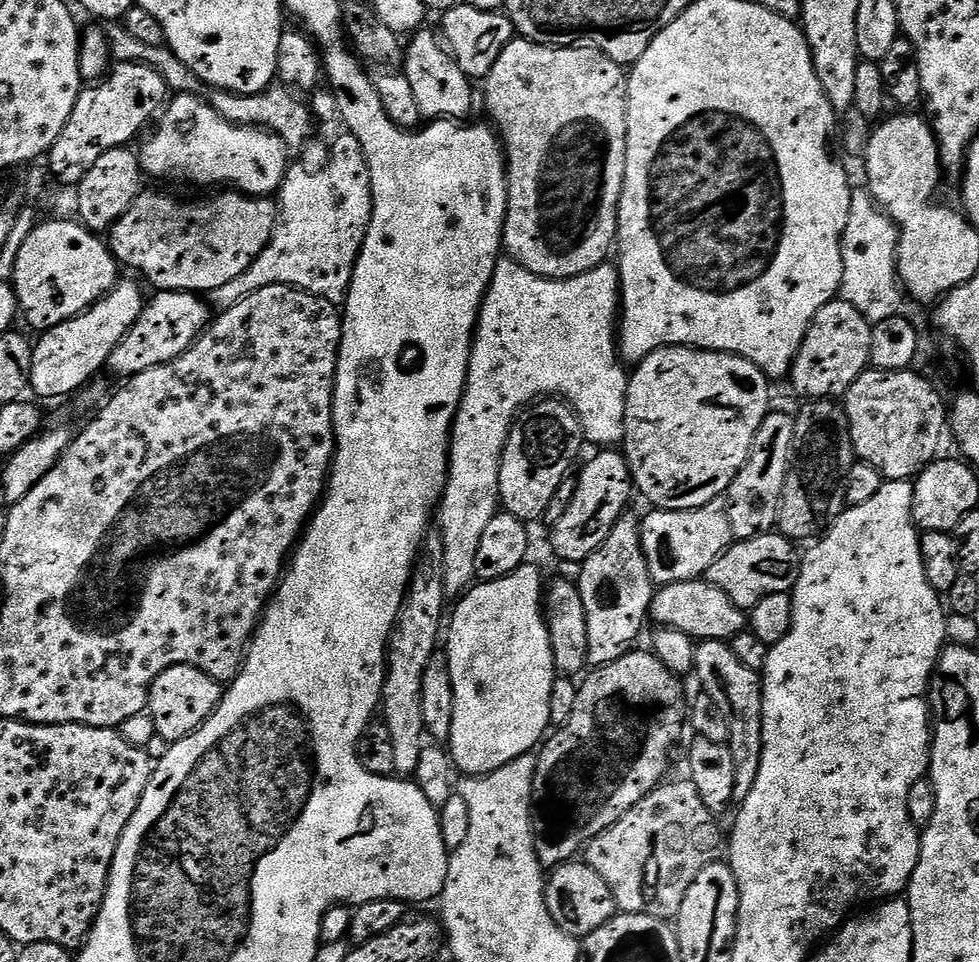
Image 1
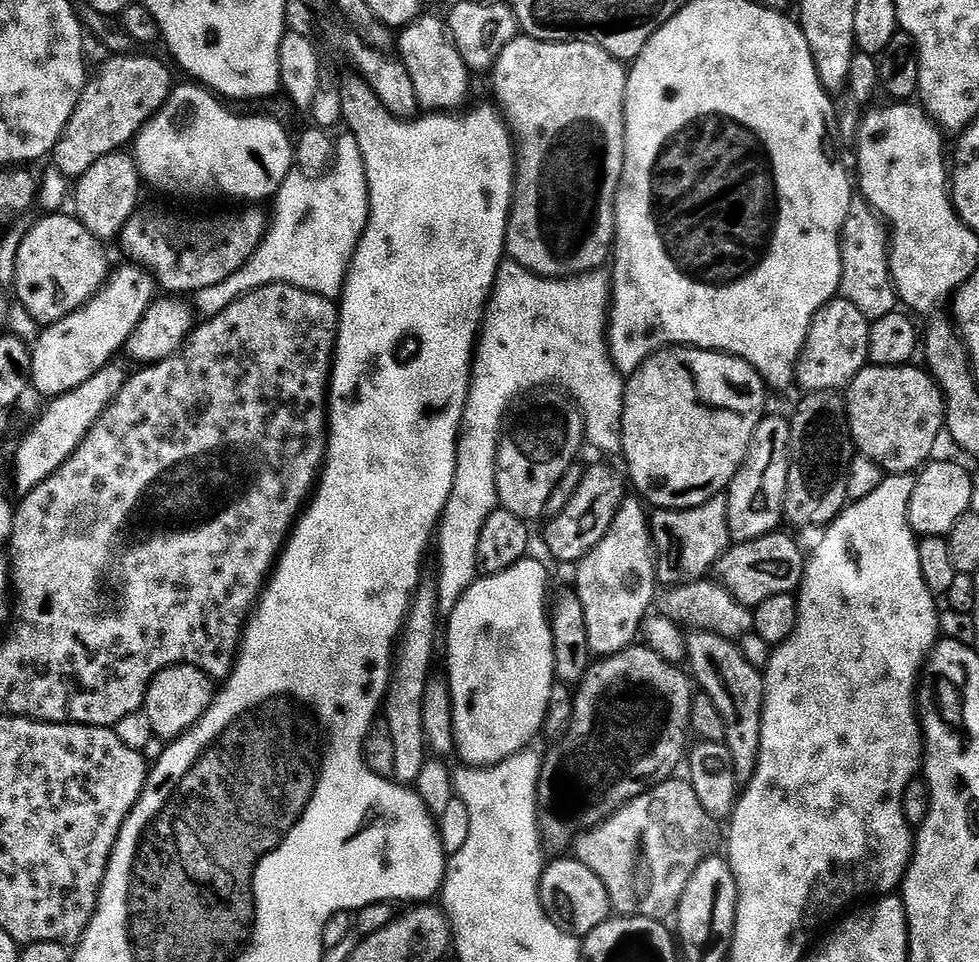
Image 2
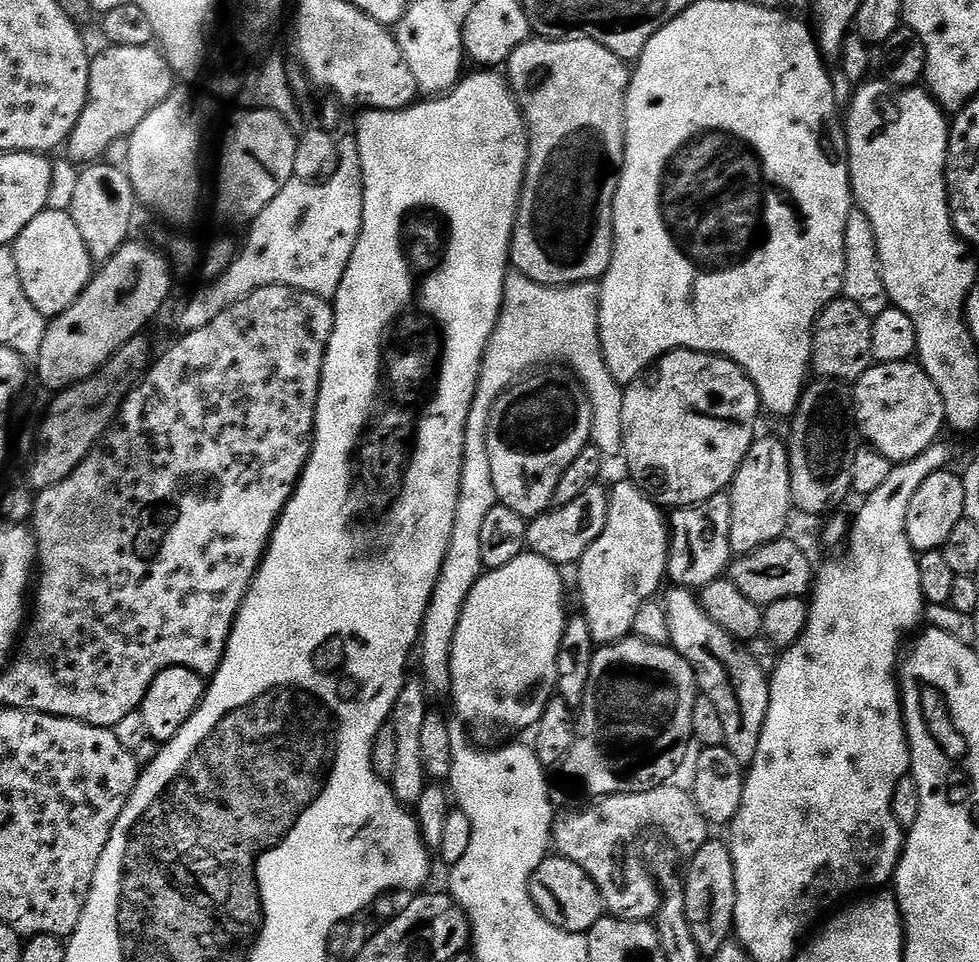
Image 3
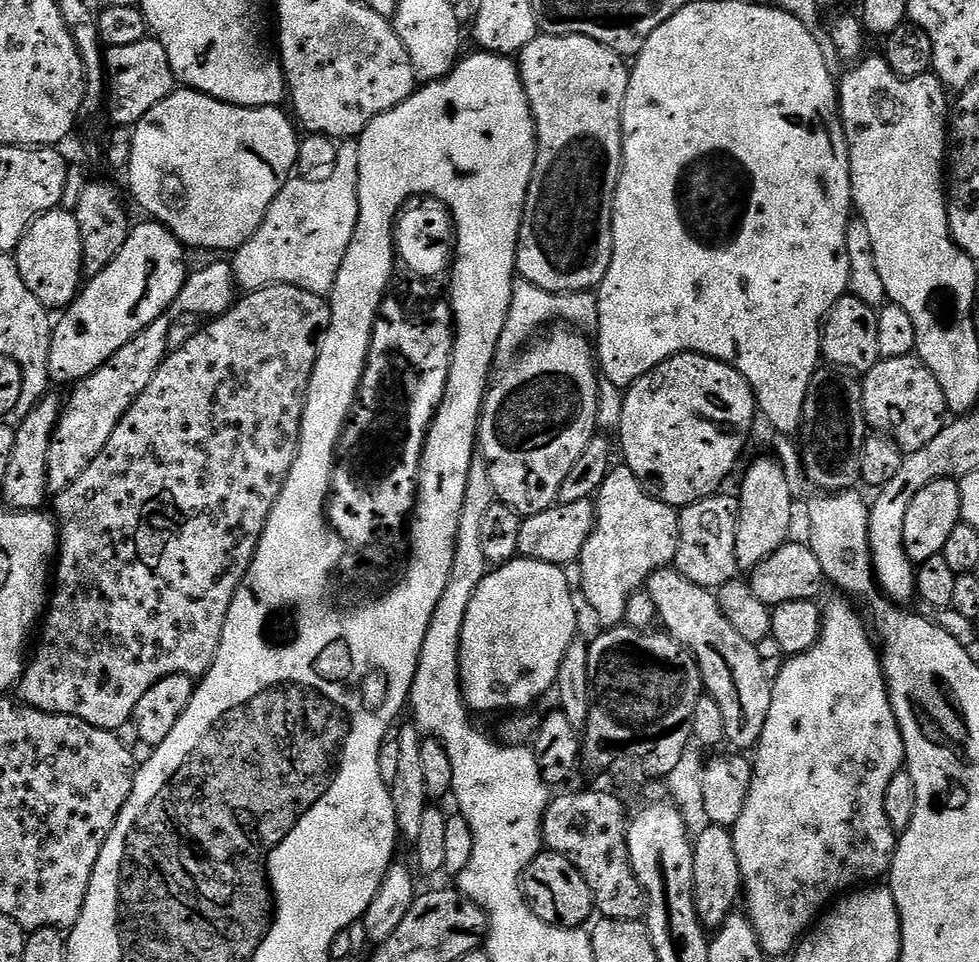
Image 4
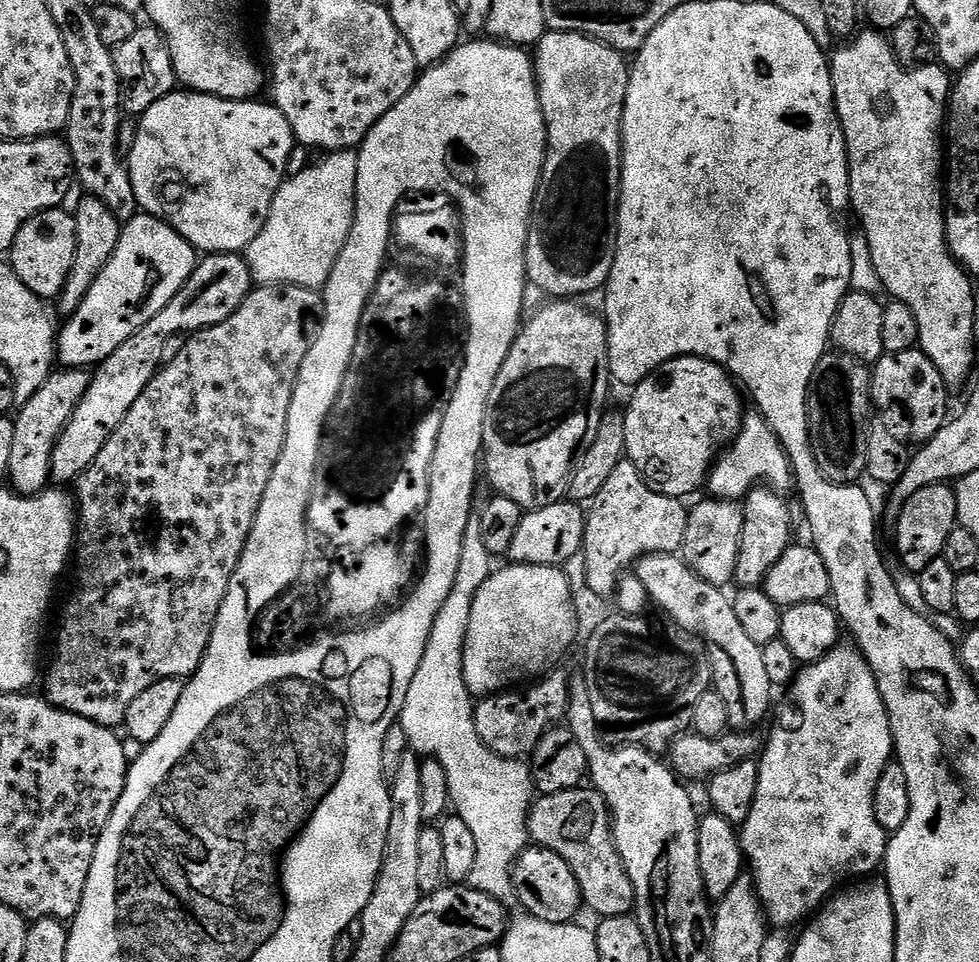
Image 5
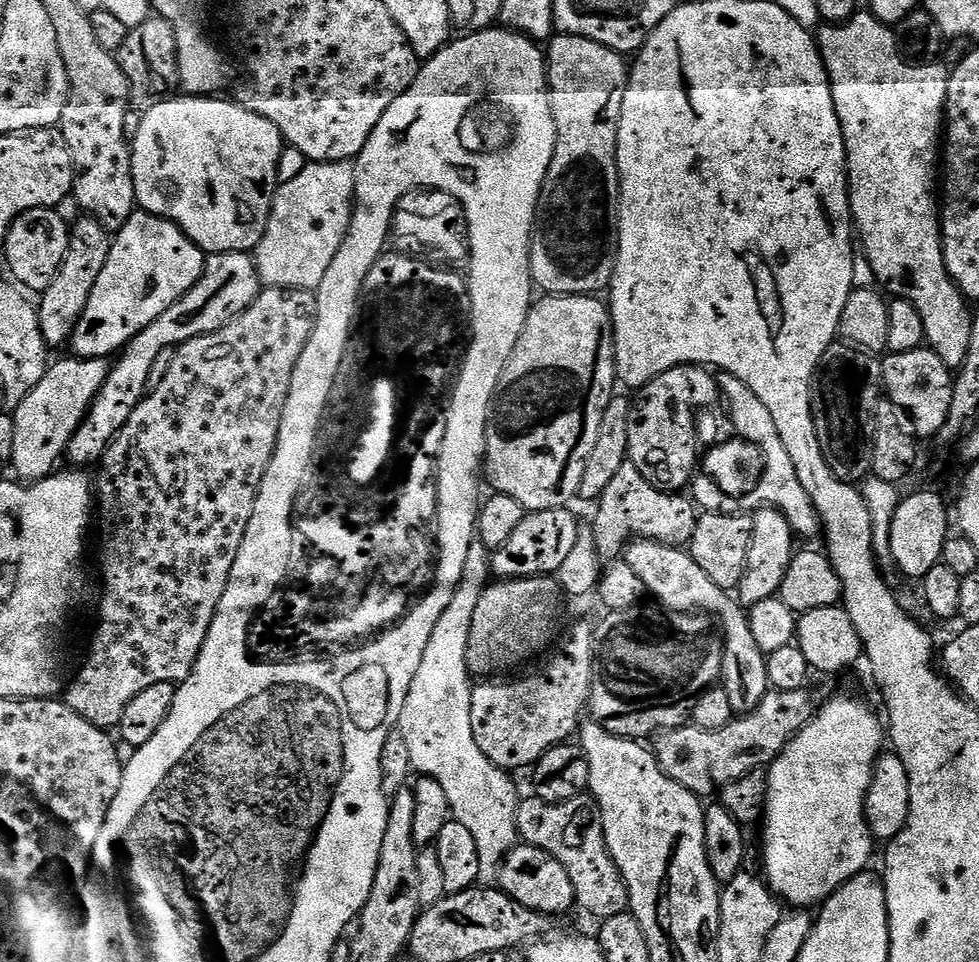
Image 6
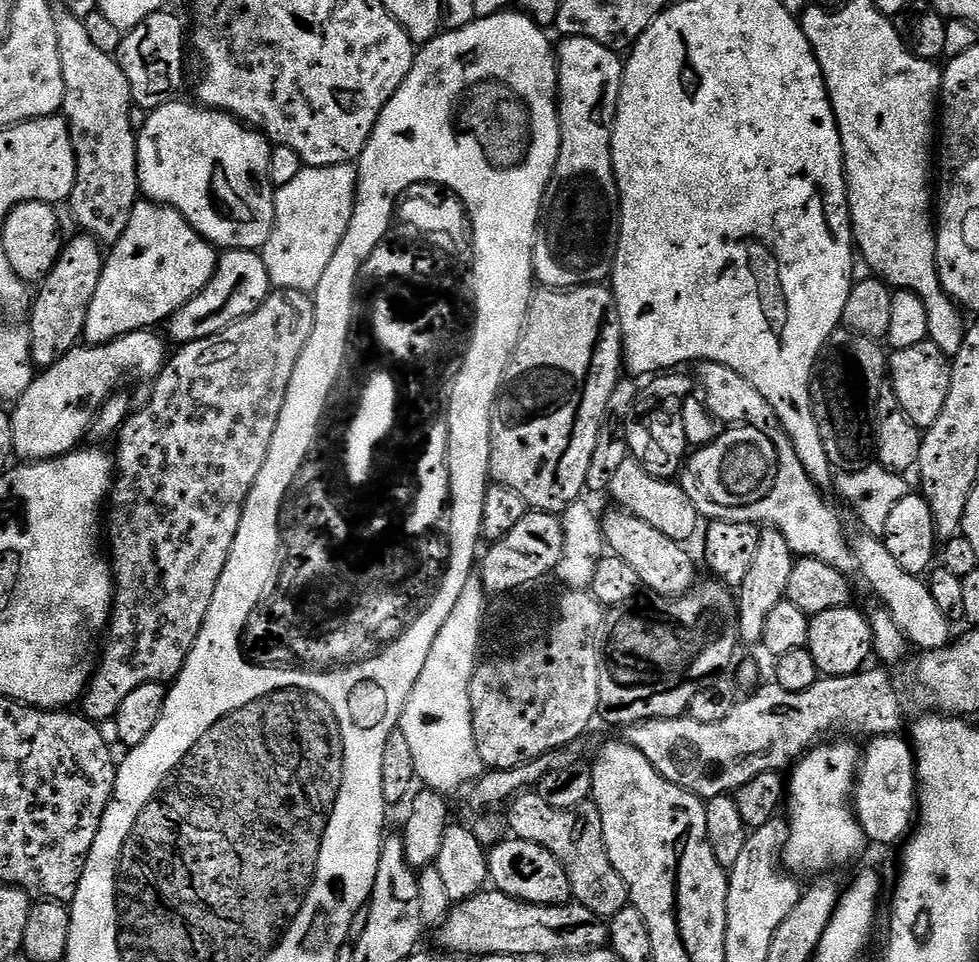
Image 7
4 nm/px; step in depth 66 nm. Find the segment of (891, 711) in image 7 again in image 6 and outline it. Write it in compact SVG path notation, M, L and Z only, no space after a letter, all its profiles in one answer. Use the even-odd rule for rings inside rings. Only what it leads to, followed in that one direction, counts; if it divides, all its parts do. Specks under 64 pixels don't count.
M769 690L755 710L741 715L739 718L733 718L726 726L722 726L722 730L702 730L695 726L685 726L661 731L654 740L656 761L660 763L667 776L674 778L674 782L686 786L686 790L690 790L698 797L707 798L712 791L713 795L717 790L725 788L730 782L750 774L755 768L771 765L773 760L780 757L780 752L788 745L789 740L796 733L802 731L814 715L814 708L808 705L808 695L807 691L778 692Z

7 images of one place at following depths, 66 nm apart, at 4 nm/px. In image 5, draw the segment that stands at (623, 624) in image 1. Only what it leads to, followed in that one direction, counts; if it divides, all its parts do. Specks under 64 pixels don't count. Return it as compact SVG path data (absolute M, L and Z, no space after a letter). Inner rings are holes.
M626 458L618 462L614 474L610 474L606 486L598 490L598 494L590 501L590 507L586 512L582 553L586 560L587 591L593 592L596 596L611 597L620 584L620 577L625 575L643 556L651 556L653 552L679 553L684 546L689 514L689 509L686 504L684 508L684 504L683 499L655 492L652 485L642 479L631 460Z

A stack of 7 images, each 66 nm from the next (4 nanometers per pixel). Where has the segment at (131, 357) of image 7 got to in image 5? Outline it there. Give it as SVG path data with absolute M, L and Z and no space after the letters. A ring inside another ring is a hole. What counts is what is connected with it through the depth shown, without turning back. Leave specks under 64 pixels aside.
M61 369L50 375L48 381L28 400L27 404L18 411L14 418L13 448L10 450L10 466L8 467L8 482L11 489L20 496L36 496L47 489L51 481L53 448L62 430L68 424L77 408L78 402L85 396L91 377L83 369Z

